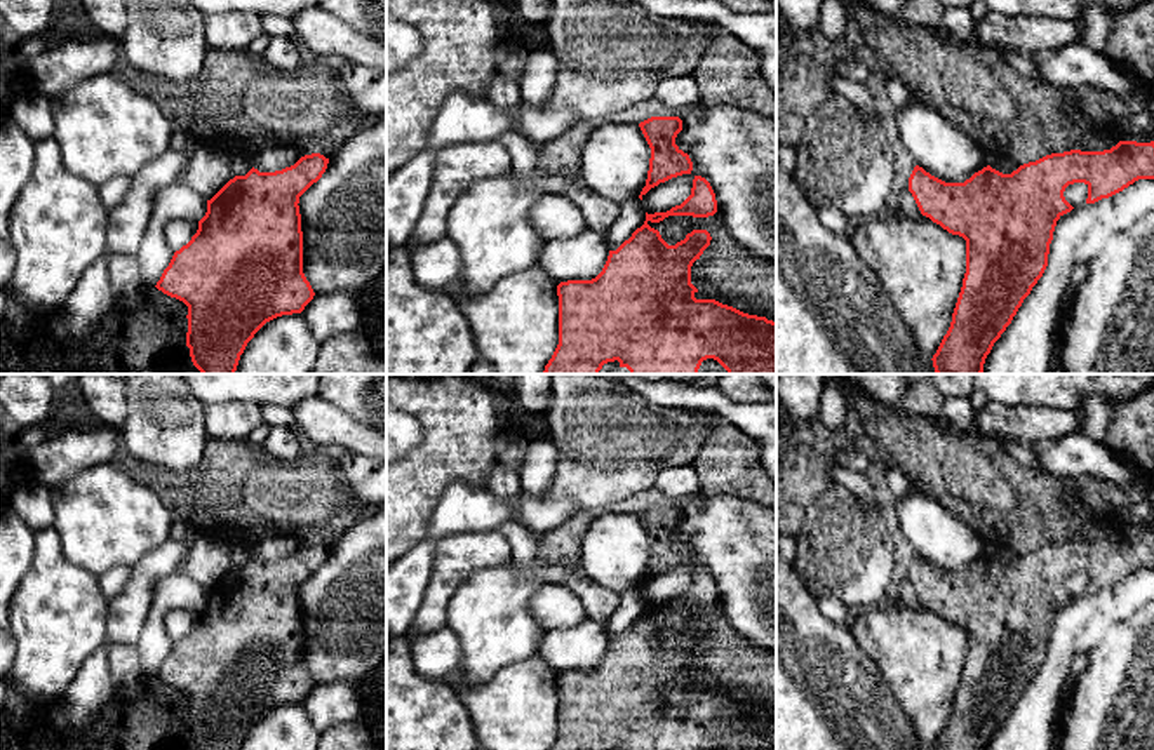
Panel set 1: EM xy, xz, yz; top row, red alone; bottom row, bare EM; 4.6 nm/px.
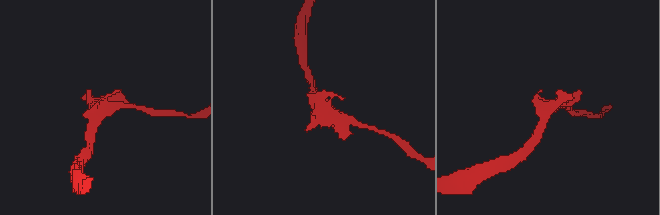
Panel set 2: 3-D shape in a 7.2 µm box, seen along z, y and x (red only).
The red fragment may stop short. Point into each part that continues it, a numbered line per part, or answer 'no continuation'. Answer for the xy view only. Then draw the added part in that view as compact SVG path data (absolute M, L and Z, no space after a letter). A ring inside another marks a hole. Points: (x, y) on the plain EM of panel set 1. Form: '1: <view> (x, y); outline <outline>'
no continuation

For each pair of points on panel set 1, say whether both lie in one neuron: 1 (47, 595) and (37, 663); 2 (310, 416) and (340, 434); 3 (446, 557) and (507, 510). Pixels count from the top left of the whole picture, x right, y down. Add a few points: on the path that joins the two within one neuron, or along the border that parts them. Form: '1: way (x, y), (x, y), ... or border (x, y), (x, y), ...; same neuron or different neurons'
1: way (47, 613), (47, 646); same neuron
2: way (317, 420), (333, 428); same neuron
3: border (498, 529), (449, 533), (441, 540); different neurons

